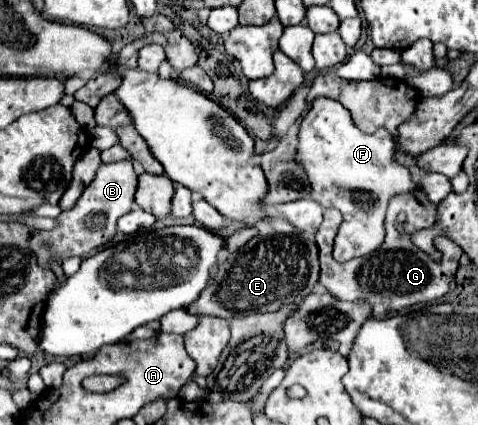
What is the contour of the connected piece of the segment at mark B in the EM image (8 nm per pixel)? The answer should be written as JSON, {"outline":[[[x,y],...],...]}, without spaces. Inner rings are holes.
{"outline":[[[119,160],[111,164],[101,164],[97,176],[81,194],[75,208],[63,212],[57,220],[59,226],[55,230],[37,231],[29,239],[29,247],[37,256],[39,264],[49,268],[49,258],[59,256],[61,260],[69,256],[87,256],[95,252],[99,246],[107,244],[115,236],[119,216],[127,214],[135,206],[135,190],[137,190],[137,172],[133,168],[133,160]]]}

